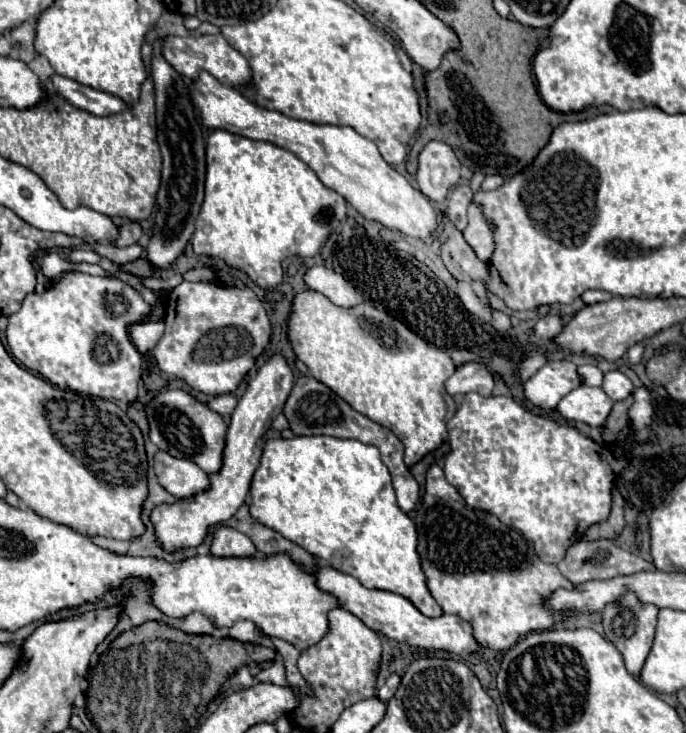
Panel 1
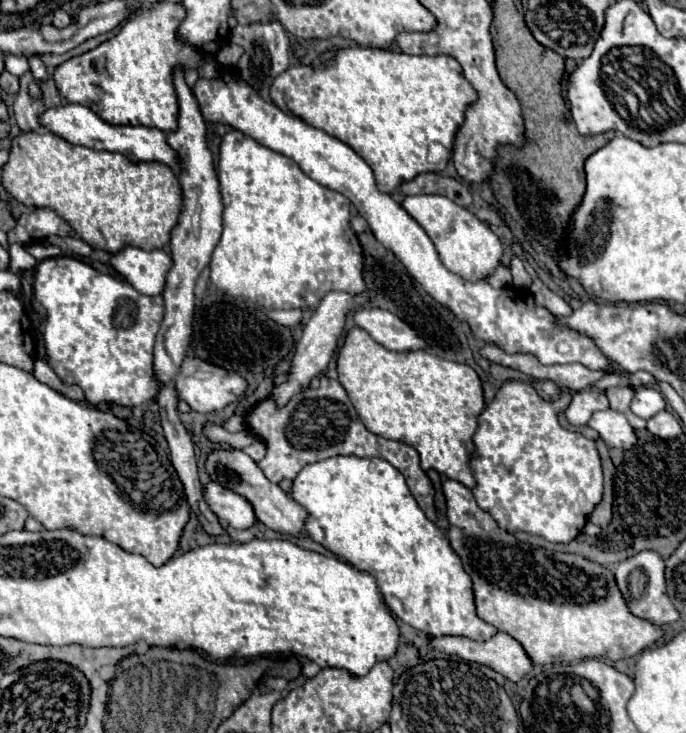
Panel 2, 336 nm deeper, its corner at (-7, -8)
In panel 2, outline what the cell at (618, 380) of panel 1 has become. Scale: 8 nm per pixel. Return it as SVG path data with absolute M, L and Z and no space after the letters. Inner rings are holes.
M638 388L632 400L632 412L644 420L650 420L654 414L662 412L666 406L666 400L662 394L654 388Z

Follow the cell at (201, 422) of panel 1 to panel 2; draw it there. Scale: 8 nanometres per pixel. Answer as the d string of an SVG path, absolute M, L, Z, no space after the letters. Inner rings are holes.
M234 448L214 450L206 460L206 470L214 482L244 496L254 506L256 518L262 524L266 524L268 528L272 528L274 532L290 534L290 536L302 536L304 534L304 522L308 518L306 508L300 506L296 500L292 500L278 484L272 484L264 476L264 472L258 468L258 464L250 456L246 456L242 450L234 450Z

